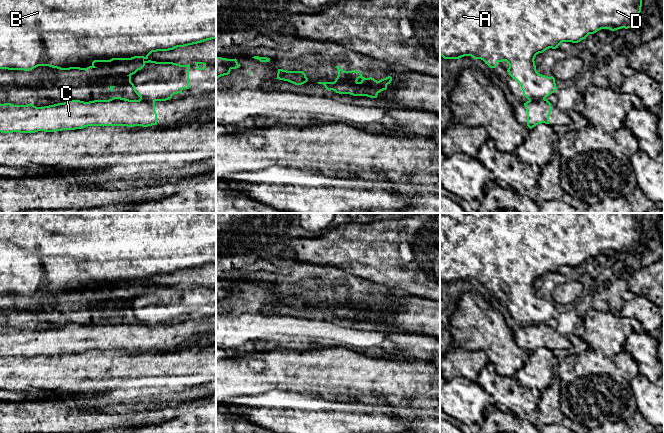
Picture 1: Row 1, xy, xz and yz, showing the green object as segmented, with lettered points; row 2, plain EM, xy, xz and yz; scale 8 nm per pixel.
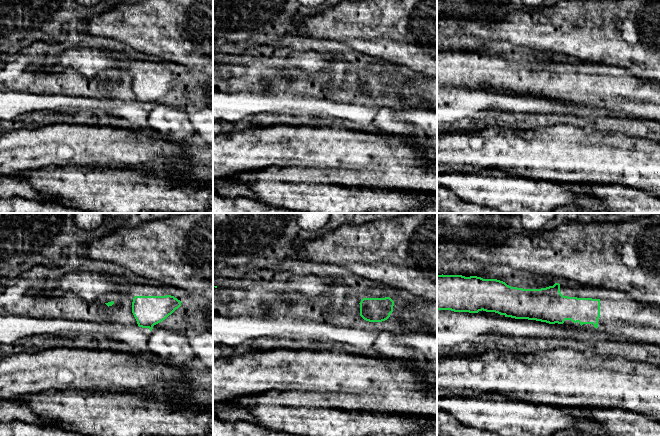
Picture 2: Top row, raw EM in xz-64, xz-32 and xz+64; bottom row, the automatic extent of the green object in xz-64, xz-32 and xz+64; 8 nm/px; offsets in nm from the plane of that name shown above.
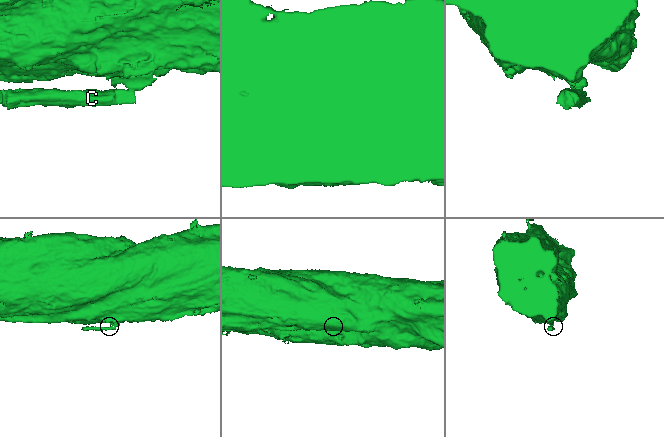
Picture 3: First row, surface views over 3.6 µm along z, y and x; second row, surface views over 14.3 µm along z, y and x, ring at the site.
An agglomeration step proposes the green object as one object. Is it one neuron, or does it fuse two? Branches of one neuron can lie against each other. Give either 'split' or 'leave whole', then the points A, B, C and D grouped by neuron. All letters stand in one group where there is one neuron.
split | A B D / C

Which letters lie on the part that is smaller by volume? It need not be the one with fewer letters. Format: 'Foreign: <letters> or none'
Foreign: C

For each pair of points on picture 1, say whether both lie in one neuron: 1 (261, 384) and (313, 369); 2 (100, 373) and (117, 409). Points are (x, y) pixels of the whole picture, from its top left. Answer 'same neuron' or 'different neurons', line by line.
1: same neuron
2: different neurons

